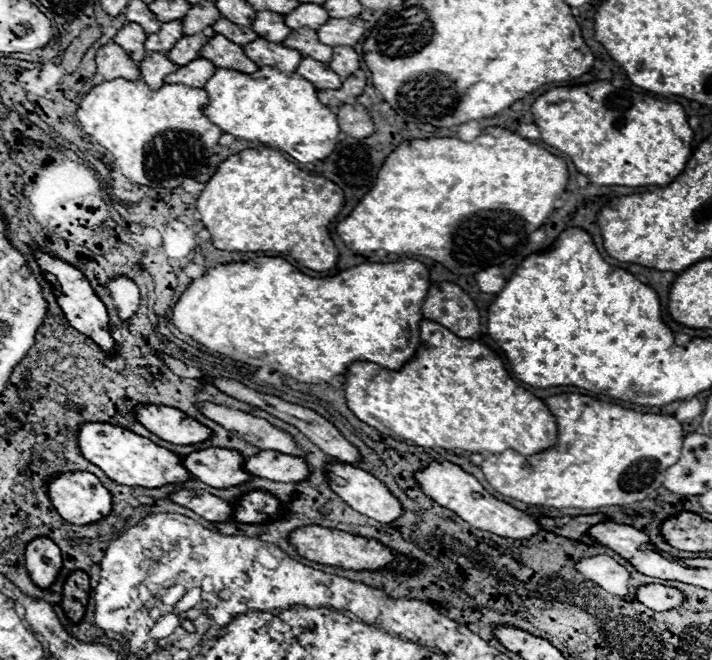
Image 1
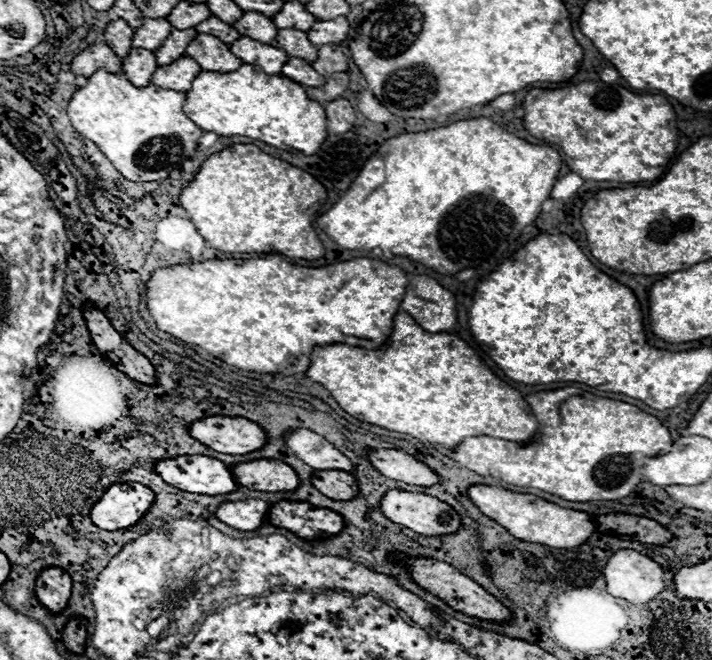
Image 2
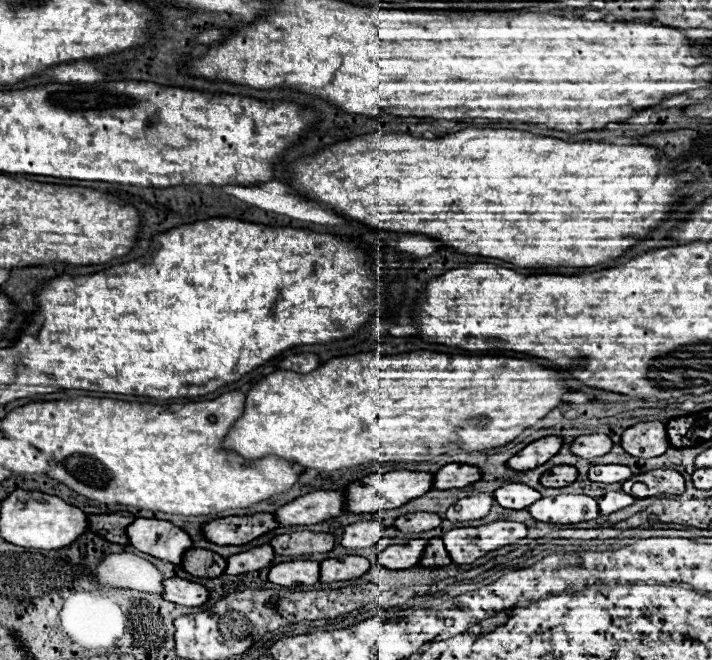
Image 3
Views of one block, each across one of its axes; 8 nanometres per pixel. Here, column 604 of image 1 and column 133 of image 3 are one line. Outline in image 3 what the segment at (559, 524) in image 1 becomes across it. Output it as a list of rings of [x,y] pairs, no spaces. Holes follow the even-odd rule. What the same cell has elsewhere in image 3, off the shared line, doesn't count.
[[[116,512],[116,514],[94,514],[88,516],[88,528],[96,534],[100,534],[102,538],[114,542],[114,544],[122,544],[128,546],[126,540],[126,526],[132,524],[136,518],[130,512]]]

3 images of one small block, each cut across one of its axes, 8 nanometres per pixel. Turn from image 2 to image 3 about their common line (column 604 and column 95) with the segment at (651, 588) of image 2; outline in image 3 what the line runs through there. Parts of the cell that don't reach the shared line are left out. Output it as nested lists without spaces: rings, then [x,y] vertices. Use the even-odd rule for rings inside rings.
[[[106,554],[104,560],[92,570],[92,576],[102,588],[124,588],[148,594],[162,594],[160,570],[134,554]]]

